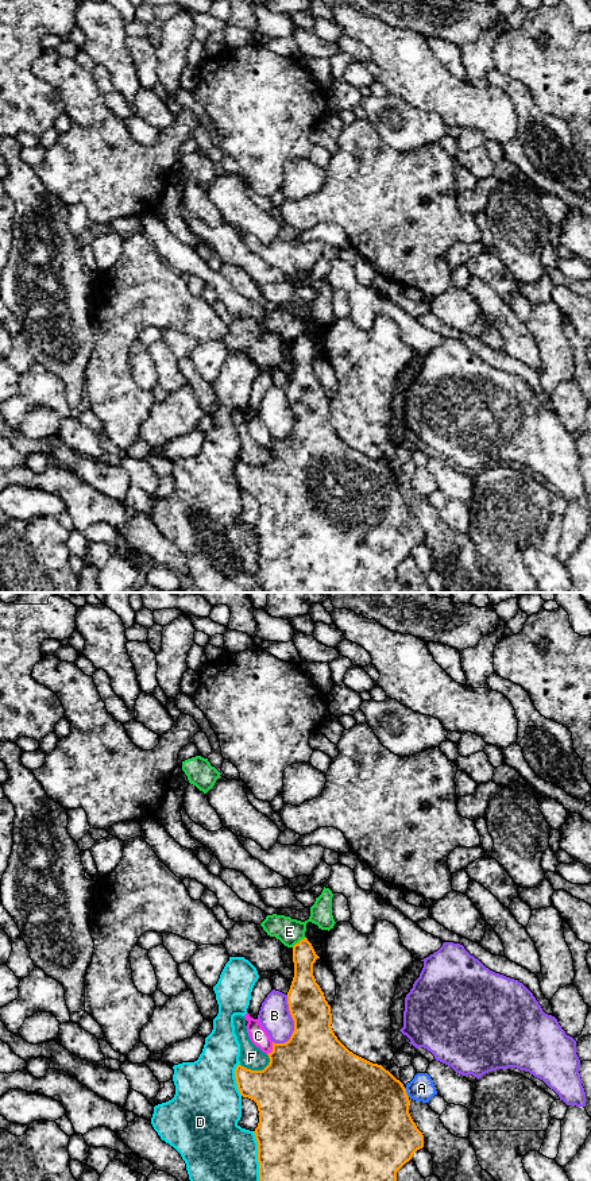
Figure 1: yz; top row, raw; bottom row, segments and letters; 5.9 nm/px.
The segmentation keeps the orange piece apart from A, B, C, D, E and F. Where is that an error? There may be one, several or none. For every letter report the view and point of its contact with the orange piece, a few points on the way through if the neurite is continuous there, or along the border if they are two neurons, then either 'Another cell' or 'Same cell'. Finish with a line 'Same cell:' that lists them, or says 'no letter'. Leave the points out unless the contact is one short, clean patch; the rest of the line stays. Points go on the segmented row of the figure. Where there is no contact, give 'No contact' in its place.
A: Touches orange at yz (405, 1092). Another cell
B: Touches orange at yz (294, 1025). Another cell
C: Touches orange at yz (273, 1049). Another cell
D: Touches orange at yz (258, 1156). Another cell
E: Touches orange at yz (300, 941). Boundary: yz (305, 937), (292, 946). Another cell
F: Touches orange at yz (257, 1070). Another cell
Same cell: no letter

